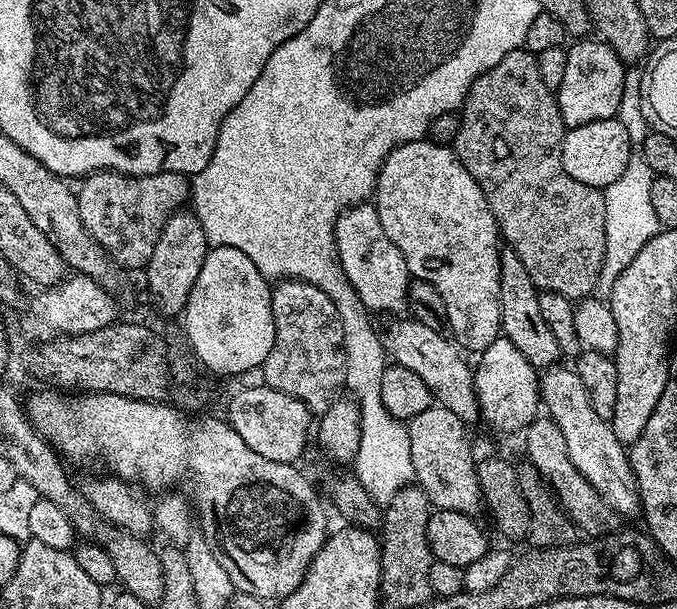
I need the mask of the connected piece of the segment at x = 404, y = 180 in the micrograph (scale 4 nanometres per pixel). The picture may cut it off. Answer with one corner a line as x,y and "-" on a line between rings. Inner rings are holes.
425,138
398,146
384,159
384,165
380,168
380,173
376,179
374,203
378,214
378,222
382,222
382,230
386,230
386,238
390,238
390,242
394,242
394,246
398,246
398,250
402,250
402,258
406,258
409,273
415,279
430,282
434,286
434,290
438,290
442,294
442,302
446,302
447,331
450,333
451,339
461,349
467,350
469,348
473,354
484,352
486,346
490,346
490,342
494,342
494,338
501,335
502,332
500,327
500,253
502,251
502,237
500,228
496,225
494,214
486,202
486,194
482,194
482,186
478,186
478,182
474,182
474,178
470,178
470,170
466,170
466,166
462,166
462,162
456,157
455,151
451,147
434,144
431,140

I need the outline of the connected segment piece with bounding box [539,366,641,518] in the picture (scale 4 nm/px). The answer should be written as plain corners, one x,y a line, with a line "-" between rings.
553,366
539,377
540,399
543,411
562,430
562,438
566,438
566,454
570,454
570,462
598,490
602,502
610,506
616,515
627,518
641,511
640,491
634,478
634,470
628,461
629,449
618,438
614,438
614,430
609,421
598,418
594,406
590,402
590,394
586,394
586,386
582,386
582,378
571,367

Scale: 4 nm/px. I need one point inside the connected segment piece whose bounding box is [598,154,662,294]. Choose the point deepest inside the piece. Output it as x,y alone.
630,220

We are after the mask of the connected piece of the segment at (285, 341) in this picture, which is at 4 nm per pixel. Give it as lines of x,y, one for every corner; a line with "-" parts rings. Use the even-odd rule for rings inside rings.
282,280
272,288
272,313
274,314
274,346
270,350
270,354
264,359
262,365
262,373
264,372
263,383
269,388
278,390
282,394
290,394
290,398
298,398
309,408
312,413
319,414
327,410
332,405
333,400
337,399
339,388
344,384
344,343
342,342
342,322
338,318
338,310
334,306
334,302
330,302
328,294
322,290
318,290
318,286
306,284
301,280

